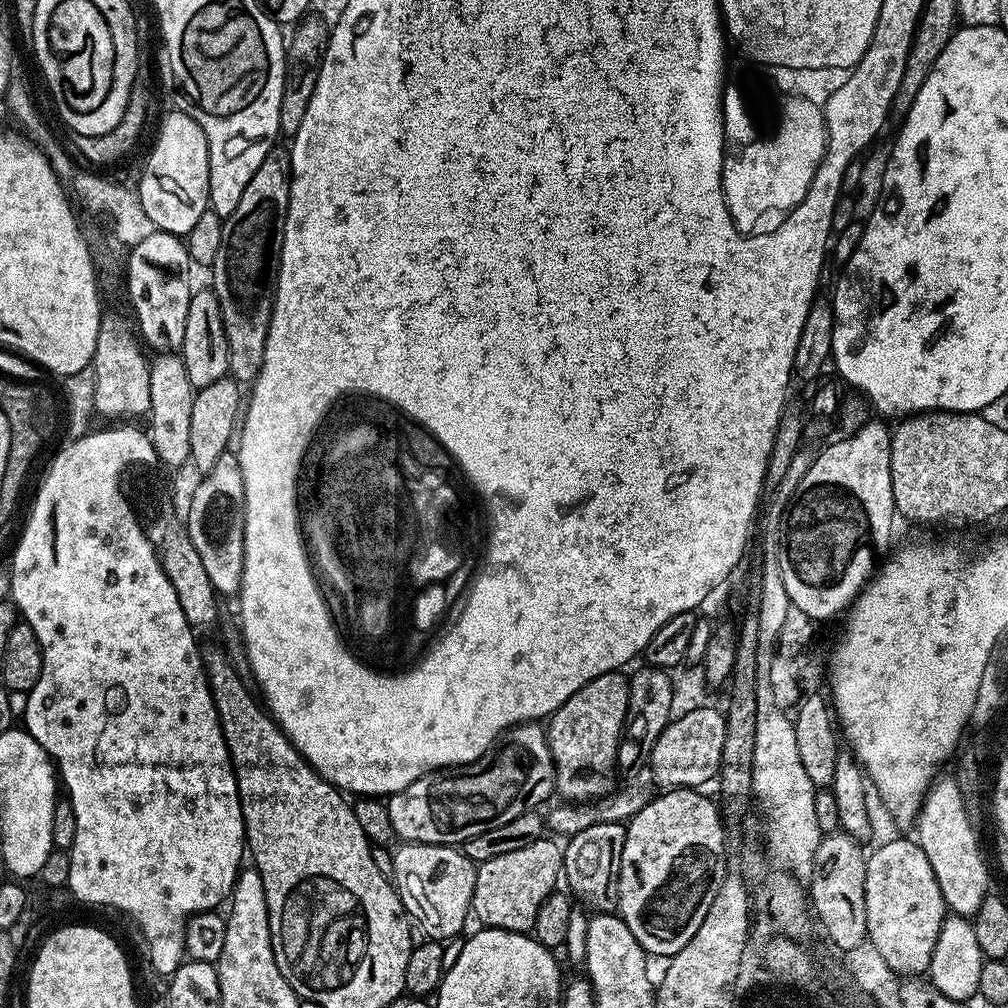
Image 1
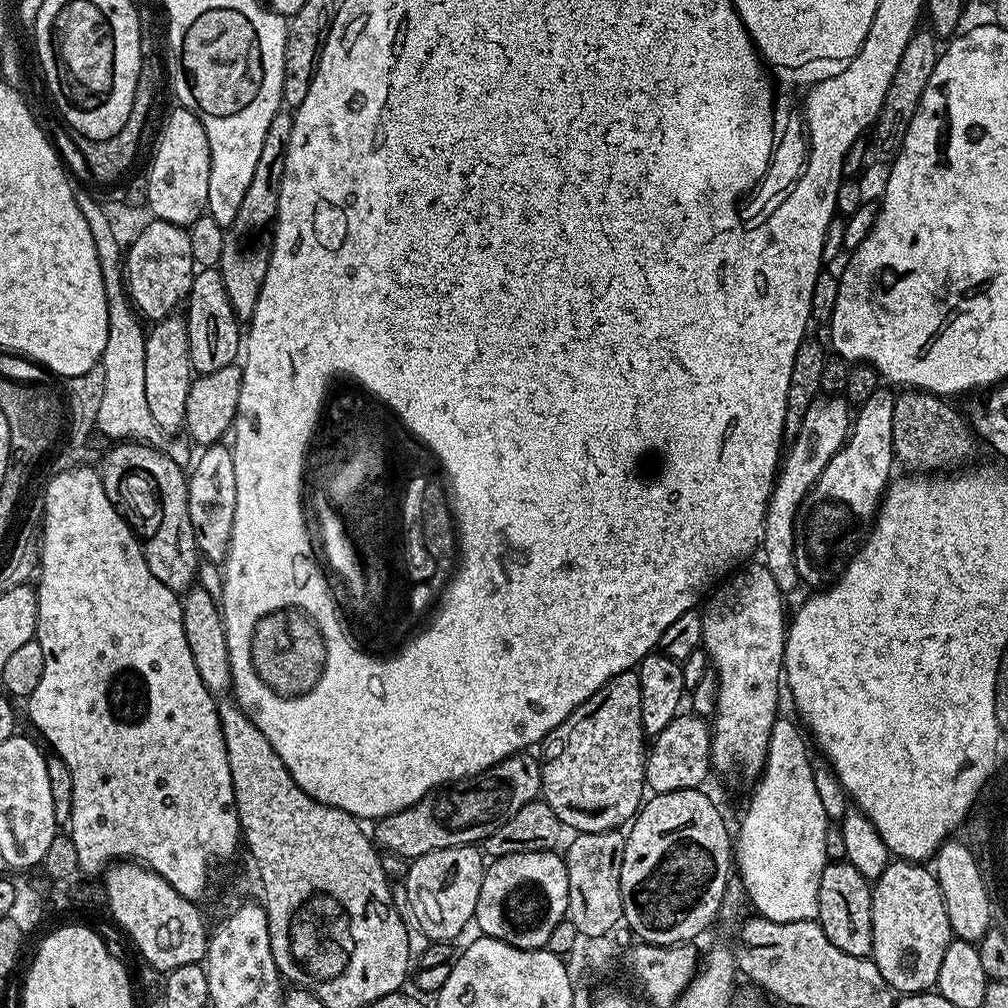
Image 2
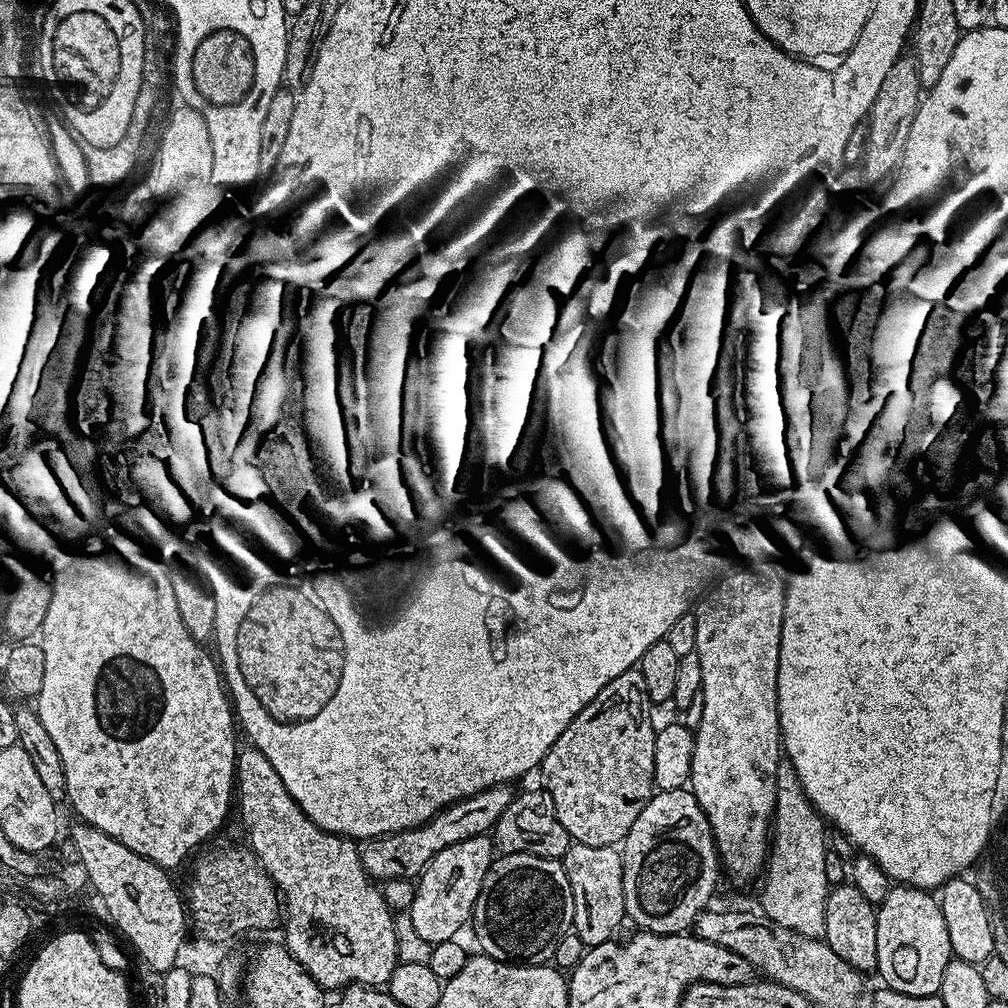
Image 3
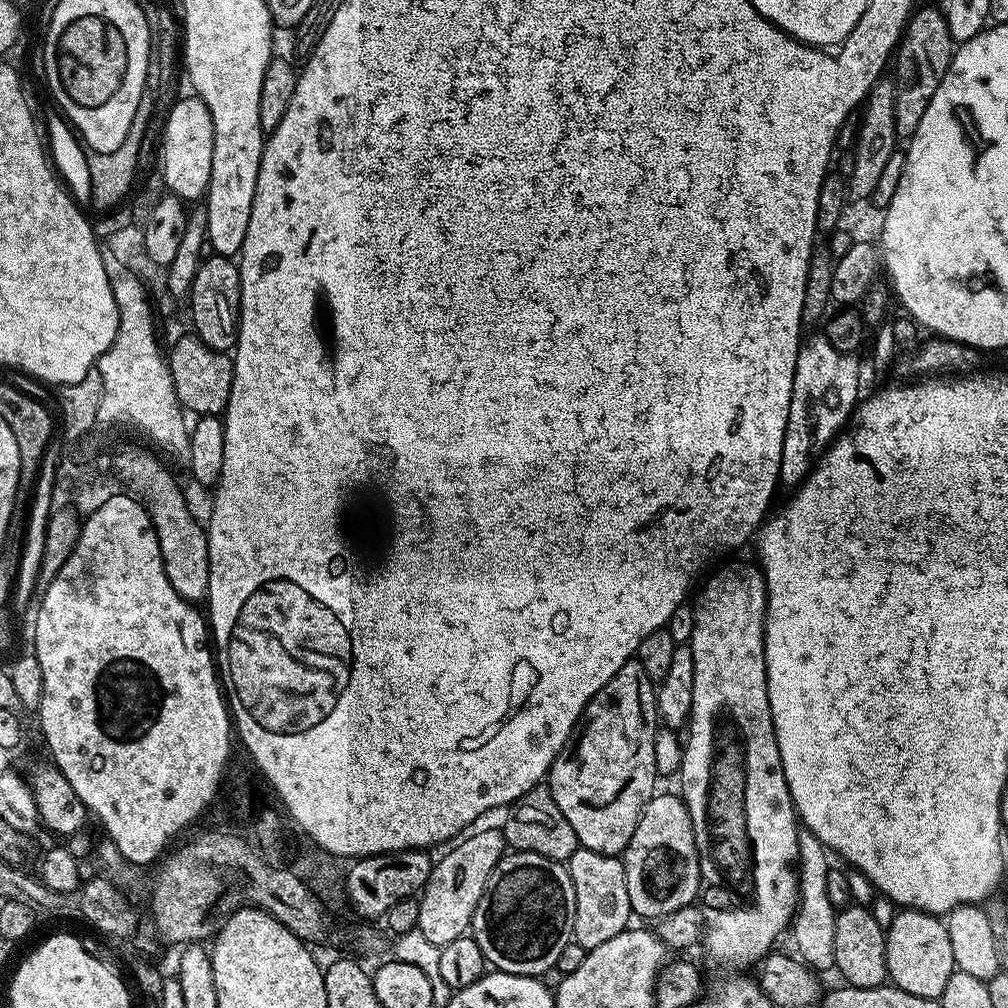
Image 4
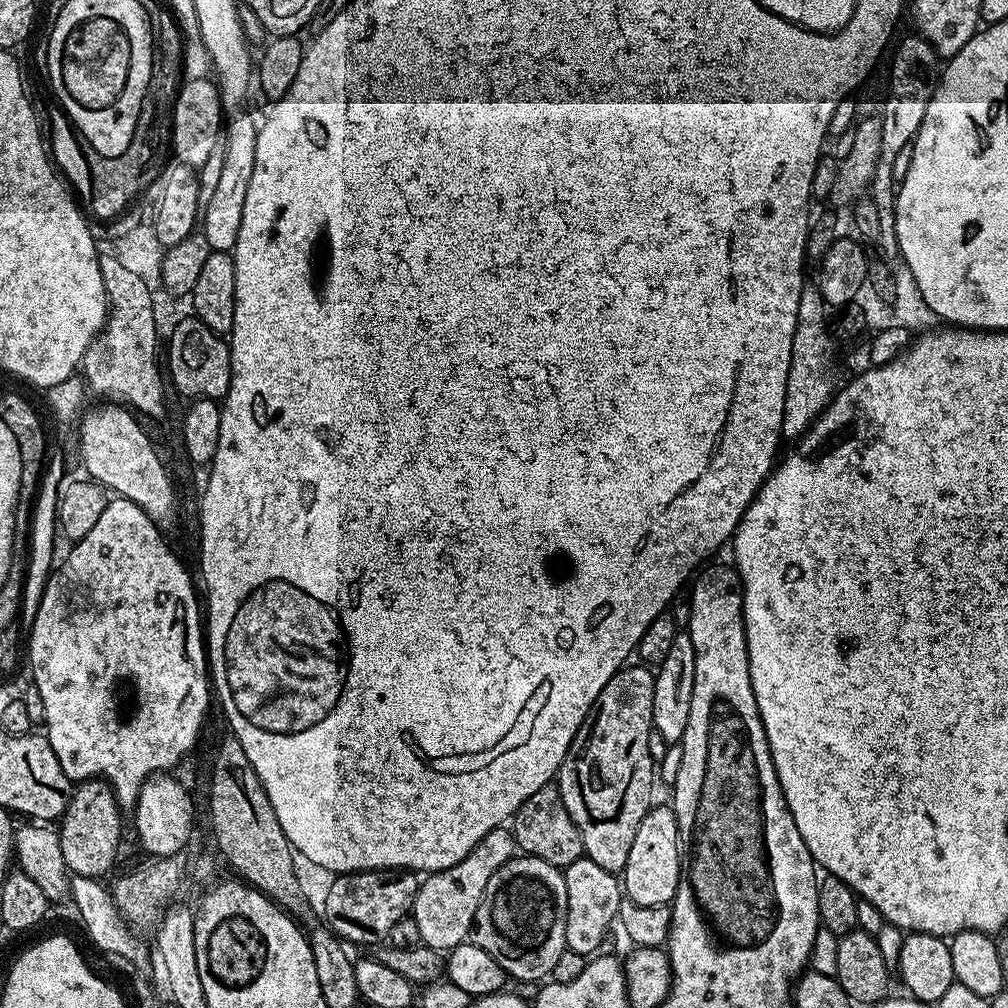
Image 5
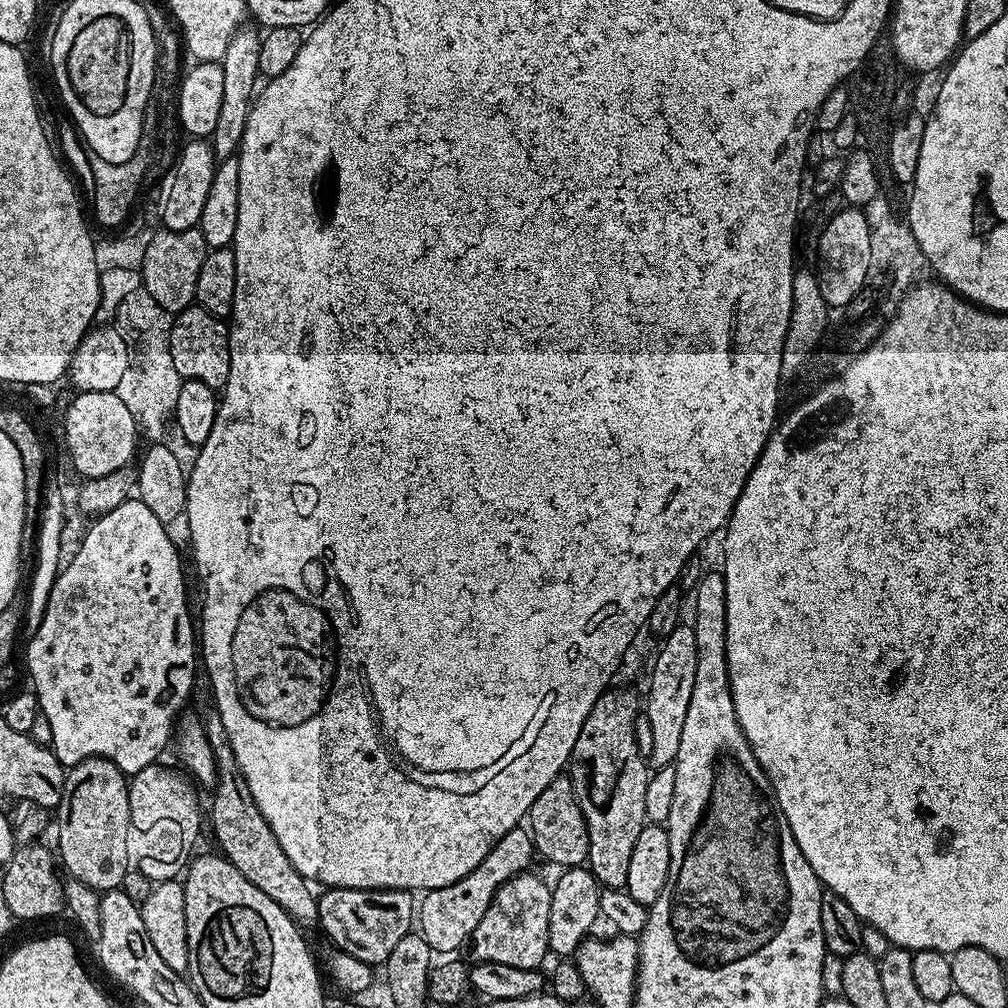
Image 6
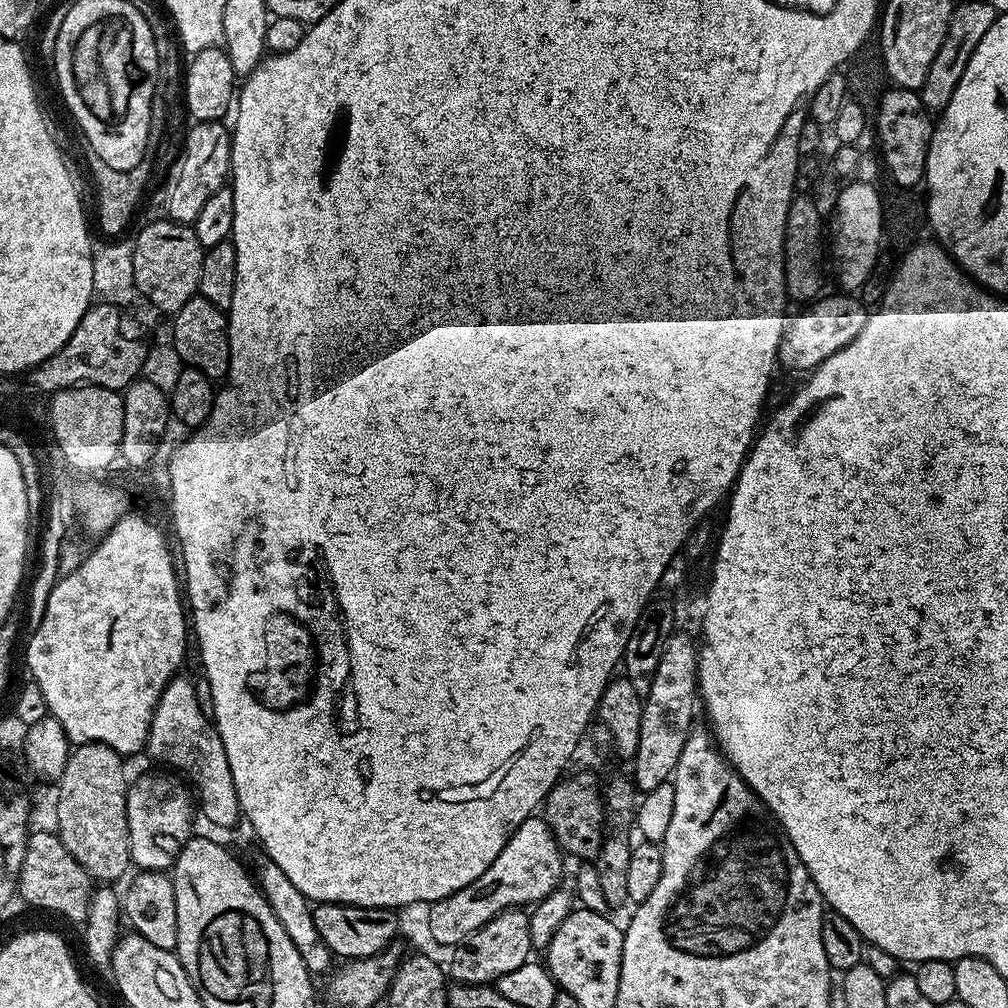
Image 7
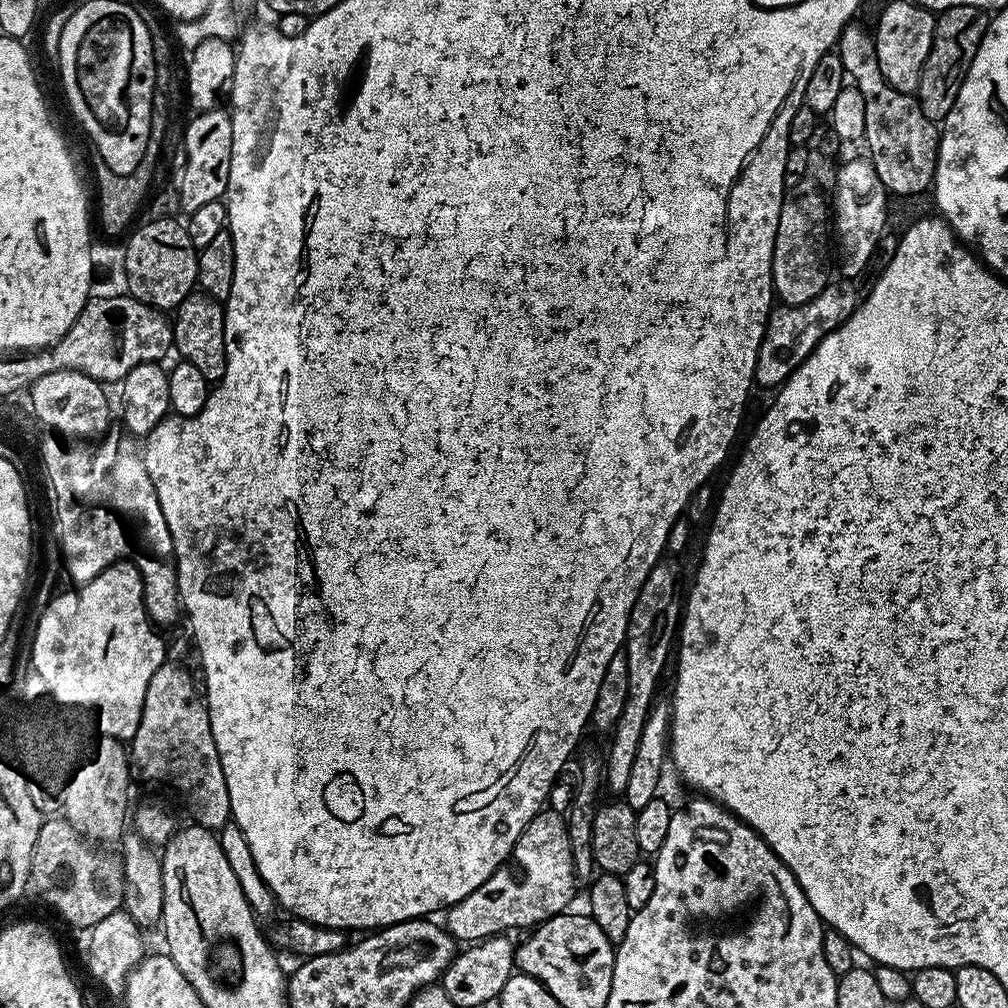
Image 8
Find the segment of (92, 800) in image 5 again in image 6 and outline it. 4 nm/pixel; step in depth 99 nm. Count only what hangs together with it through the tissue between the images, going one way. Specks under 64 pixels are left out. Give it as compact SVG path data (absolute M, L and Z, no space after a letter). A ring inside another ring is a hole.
M91 756L75 764L67 769L64 777L64 793L58 805L60 829L56 832L56 840L60 843L58 860L71 879L86 882L86 886L101 894L119 889L123 885L120 883L124 875L130 872L126 852L127 834L132 830L128 783L126 773L117 764L101 756Z

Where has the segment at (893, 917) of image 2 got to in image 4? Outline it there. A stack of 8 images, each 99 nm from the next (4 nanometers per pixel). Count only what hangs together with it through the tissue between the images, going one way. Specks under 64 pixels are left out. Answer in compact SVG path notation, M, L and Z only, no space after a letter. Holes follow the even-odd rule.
M906 908L897 911L892 925L886 929L884 941L888 980L895 987L906 990L906 994L939 1000L942 990L946 990L946 982L950 982L950 974L957 971L947 923L939 916Z

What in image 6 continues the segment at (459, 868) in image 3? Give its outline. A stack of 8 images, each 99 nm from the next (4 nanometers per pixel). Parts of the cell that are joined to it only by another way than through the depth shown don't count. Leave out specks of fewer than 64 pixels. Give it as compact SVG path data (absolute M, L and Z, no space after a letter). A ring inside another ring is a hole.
M518 826L503 836L492 847L490 854L482 858L479 866L466 874L466 878L458 878L458 882L450 882L450 886L427 889L418 900L418 931L426 938L433 953L452 954L455 948L463 949L474 934L474 926L478 926L486 914L497 888L525 871L531 865L528 863L532 856L534 860L532 833L527 827Z

